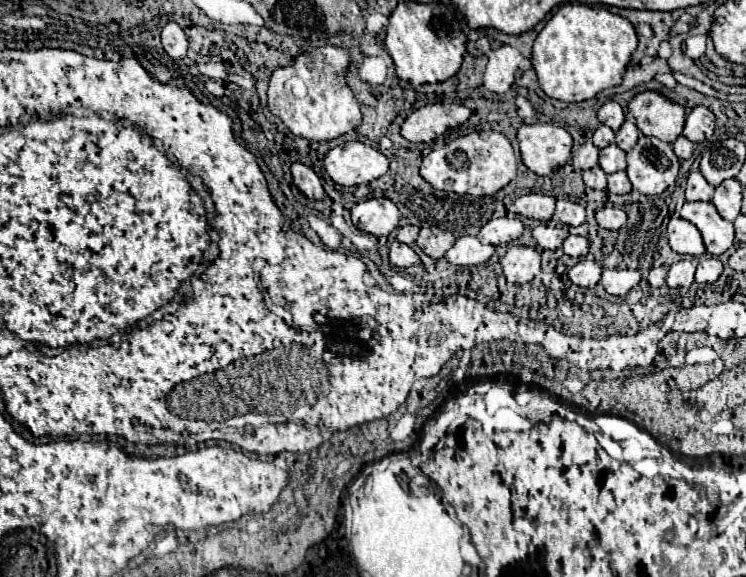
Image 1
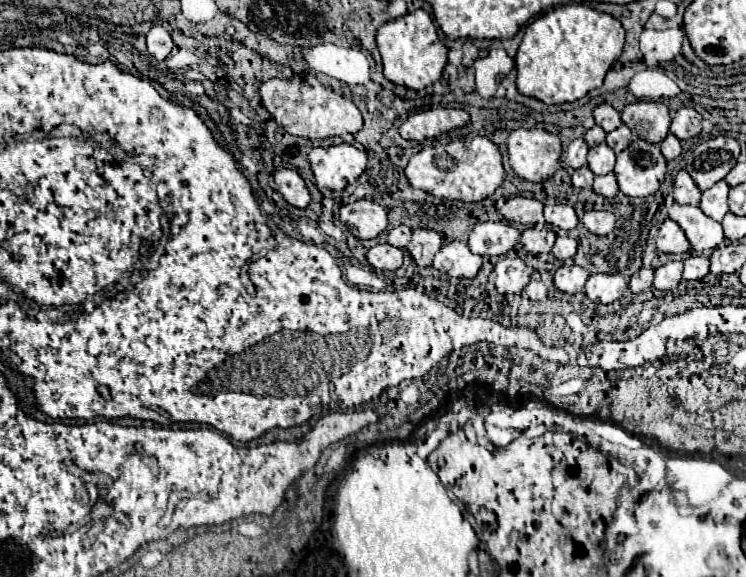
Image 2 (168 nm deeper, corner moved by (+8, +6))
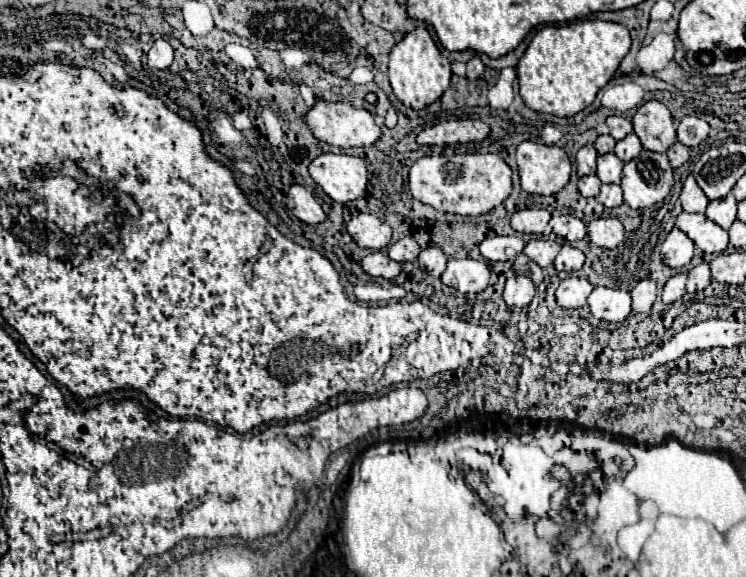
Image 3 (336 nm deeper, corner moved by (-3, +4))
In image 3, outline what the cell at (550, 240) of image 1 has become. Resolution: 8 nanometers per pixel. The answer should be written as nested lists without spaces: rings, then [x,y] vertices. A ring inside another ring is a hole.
[[[537,237],[537,239],[531,239],[531,241],[525,245],[523,253],[525,253],[529,259],[533,259],[539,267],[549,267],[549,265],[553,265],[553,261],[555,261],[559,249],[561,249],[561,243],[559,243],[555,237],[549,237],[549,239]]]

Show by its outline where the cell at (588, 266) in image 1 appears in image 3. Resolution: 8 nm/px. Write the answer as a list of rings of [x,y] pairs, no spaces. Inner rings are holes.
[[[569,275],[561,281],[555,297],[561,307],[579,309],[579,307],[587,305],[587,297],[591,295],[591,291],[593,291],[593,285],[587,279],[577,277],[577,275]]]

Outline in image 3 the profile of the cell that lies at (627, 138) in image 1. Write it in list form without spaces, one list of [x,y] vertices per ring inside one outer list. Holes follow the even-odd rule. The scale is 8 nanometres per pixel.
[[[629,133],[625,139],[617,141],[615,145],[615,155],[621,159],[621,161],[631,161],[633,157],[639,155],[639,151],[643,149],[639,137],[635,133]]]

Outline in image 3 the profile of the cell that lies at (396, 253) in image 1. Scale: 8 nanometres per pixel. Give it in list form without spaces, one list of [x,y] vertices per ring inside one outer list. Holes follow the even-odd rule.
[[[373,251],[369,255],[363,257],[363,269],[373,275],[373,277],[385,277],[385,279],[393,279],[403,271],[403,265],[399,265],[397,261],[391,261],[385,253],[381,251]]]

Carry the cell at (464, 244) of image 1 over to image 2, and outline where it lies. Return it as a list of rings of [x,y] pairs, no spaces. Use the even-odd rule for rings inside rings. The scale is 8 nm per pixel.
[[[452,241],[442,245],[434,257],[434,267],[456,279],[474,279],[480,271],[482,257],[470,253],[464,241]]]

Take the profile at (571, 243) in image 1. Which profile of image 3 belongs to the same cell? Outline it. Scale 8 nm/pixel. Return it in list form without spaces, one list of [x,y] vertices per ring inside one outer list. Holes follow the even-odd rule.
[[[563,243],[561,251],[559,251],[557,259],[555,259],[555,269],[571,273],[571,271],[579,271],[583,267],[583,263],[585,263],[585,253],[571,247],[569,243]]]

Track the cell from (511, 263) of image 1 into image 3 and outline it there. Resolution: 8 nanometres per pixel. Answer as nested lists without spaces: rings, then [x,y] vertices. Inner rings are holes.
[[[515,275],[515,277],[509,277],[507,283],[505,283],[505,293],[503,293],[503,299],[505,303],[511,307],[525,307],[529,305],[529,301],[533,299],[535,295],[535,285],[529,277],[525,275]]]

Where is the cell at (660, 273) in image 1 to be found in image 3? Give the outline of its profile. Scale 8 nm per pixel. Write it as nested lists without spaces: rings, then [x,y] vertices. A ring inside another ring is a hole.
[[[641,279],[637,283],[637,287],[631,291],[631,297],[633,297],[633,313],[647,313],[657,297],[657,283],[653,279]]]

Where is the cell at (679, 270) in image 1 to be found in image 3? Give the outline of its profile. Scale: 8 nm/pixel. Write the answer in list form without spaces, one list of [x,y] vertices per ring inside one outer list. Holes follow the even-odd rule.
[[[677,273],[673,275],[665,287],[663,287],[663,301],[665,303],[673,303],[677,299],[681,299],[685,295],[685,281],[687,281],[687,273]]]

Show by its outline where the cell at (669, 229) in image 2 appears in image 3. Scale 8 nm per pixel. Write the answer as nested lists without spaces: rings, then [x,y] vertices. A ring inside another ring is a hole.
[[[677,227],[667,235],[661,247],[661,257],[665,265],[675,267],[675,269],[685,267],[693,259],[693,253],[695,253],[695,243],[687,237],[687,233],[683,233]]]

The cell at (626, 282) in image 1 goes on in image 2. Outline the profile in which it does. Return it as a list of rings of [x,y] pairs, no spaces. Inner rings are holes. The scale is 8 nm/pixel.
[[[598,273],[598,275],[590,275],[588,277],[584,291],[586,291],[590,301],[594,301],[594,303],[598,301],[598,303],[608,305],[608,303],[618,301],[626,287],[628,287],[626,277],[622,277],[618,273],[616,275],[602,275],[602,273]]]

